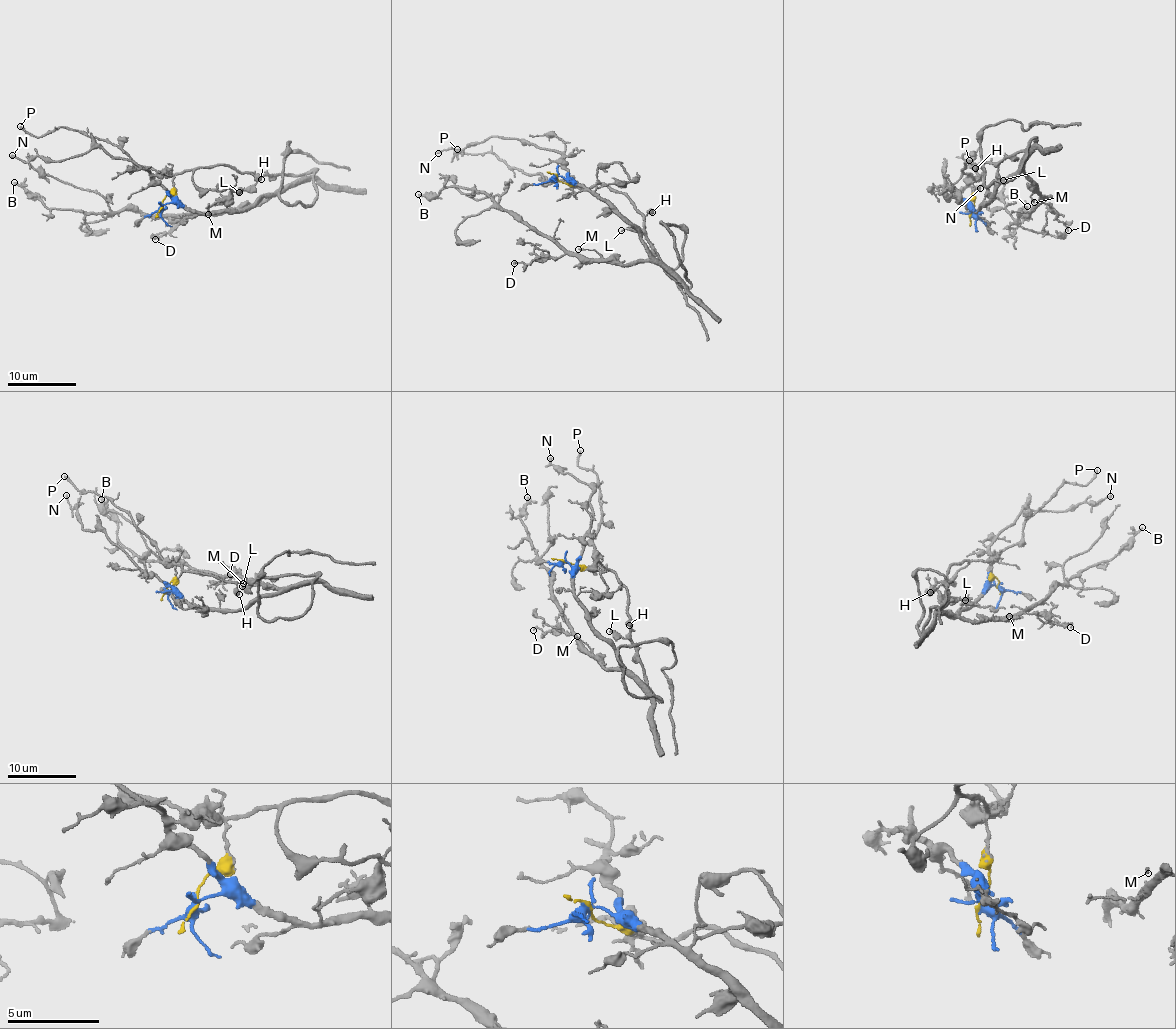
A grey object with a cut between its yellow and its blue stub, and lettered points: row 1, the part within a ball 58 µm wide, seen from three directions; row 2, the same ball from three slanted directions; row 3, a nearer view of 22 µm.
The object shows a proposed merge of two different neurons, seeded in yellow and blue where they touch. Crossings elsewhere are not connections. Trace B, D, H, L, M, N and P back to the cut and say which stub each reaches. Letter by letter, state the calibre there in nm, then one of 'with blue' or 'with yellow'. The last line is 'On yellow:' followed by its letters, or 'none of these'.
B: calibre 180 nm; with blue
D: calibre 140 nm; with blue
H: calibre 550 nm; with yellow
L: calibre 90 nm; with yellow
M: calibre 80 nm; with blue
N: calibre 200 nm; with blue
P: calibre 220 nm; with yellow
On yellow: H, L, P

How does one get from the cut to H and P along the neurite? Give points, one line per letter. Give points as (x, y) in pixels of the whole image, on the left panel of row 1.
H: (161, 208), (164, 196), (173, 188), (173, 176), (187, 170), (220, 164), (250, 172), (262, 180)
P: (161, 208), (164, 196), (173, 188), (173, 181), (137, 165), (114, 145), (58, 127), (36, 137), (20, 126)

